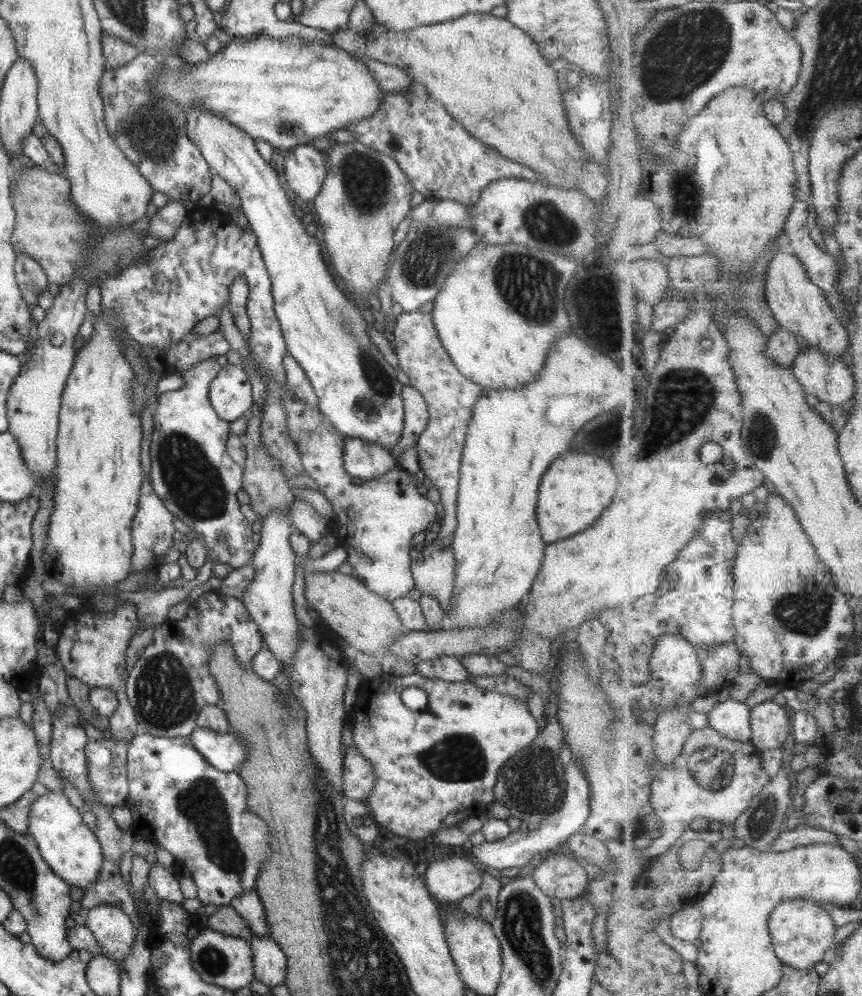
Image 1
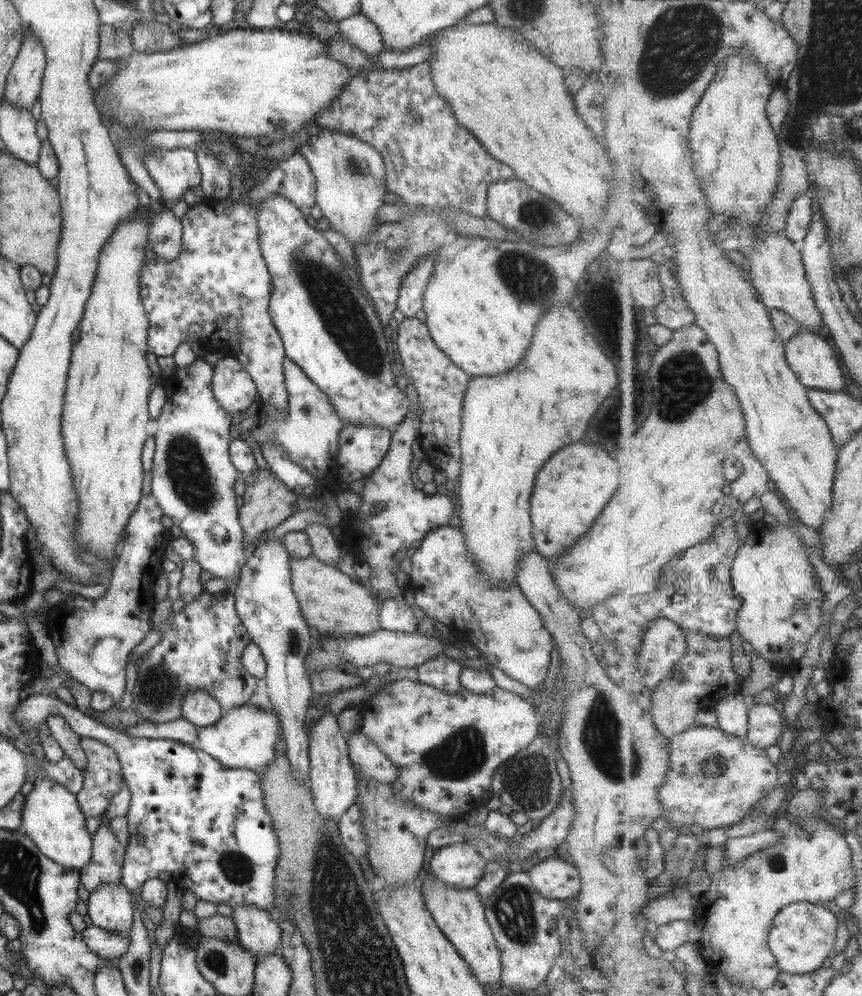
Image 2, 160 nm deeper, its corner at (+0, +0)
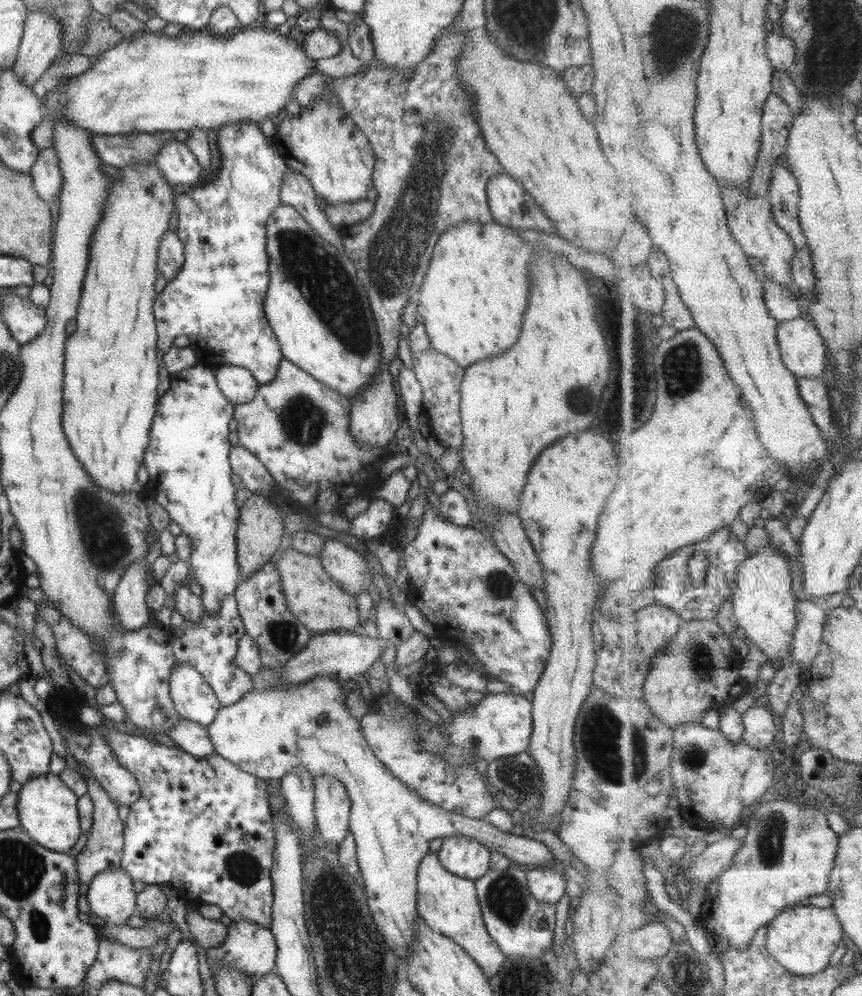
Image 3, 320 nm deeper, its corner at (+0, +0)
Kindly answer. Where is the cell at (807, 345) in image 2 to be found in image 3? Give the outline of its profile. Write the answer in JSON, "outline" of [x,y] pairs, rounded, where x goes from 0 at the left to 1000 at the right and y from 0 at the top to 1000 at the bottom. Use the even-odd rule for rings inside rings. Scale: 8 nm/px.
{"outline":[[[935,316],[903,324],[905,354],[925,379],[950,381],[959,373],[961,351],[951,331]]]}

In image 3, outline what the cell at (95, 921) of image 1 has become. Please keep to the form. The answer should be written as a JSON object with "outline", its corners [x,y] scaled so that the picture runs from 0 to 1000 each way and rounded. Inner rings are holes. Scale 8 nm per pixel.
{"outline":[[[139,869],[132,872],[119,872],[113,876],[101,888],[100,904],[104,916],[118,922],[122,929],[143,929],[158,914],[158,897],[154,893],[154,884]]]}

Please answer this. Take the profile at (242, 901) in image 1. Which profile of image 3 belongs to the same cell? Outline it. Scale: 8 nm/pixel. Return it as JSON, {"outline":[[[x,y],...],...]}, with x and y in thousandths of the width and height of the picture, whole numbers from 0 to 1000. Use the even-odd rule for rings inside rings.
{"outline":[[[282,923],[270,925],[262,933],[261,944],[251,953],[239,953],[245,977],[251,976],[253,970],[267,970],[282,975],[295,984],[307,980],[311,976],[317,976],[320,965],[320,948],[312,933],[303,932]]]}

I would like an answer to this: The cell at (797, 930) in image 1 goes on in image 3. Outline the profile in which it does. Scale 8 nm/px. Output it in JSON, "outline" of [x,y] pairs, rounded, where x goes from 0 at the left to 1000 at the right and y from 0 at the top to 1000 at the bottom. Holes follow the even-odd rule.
{"outline":[[[922,908],[903,918],[890,930],[892,956],[915,976],[929,980],[951,977],[962,970],[971,948],[981,939],[979,930],[966,912],[950,912],[939,908]]]}

